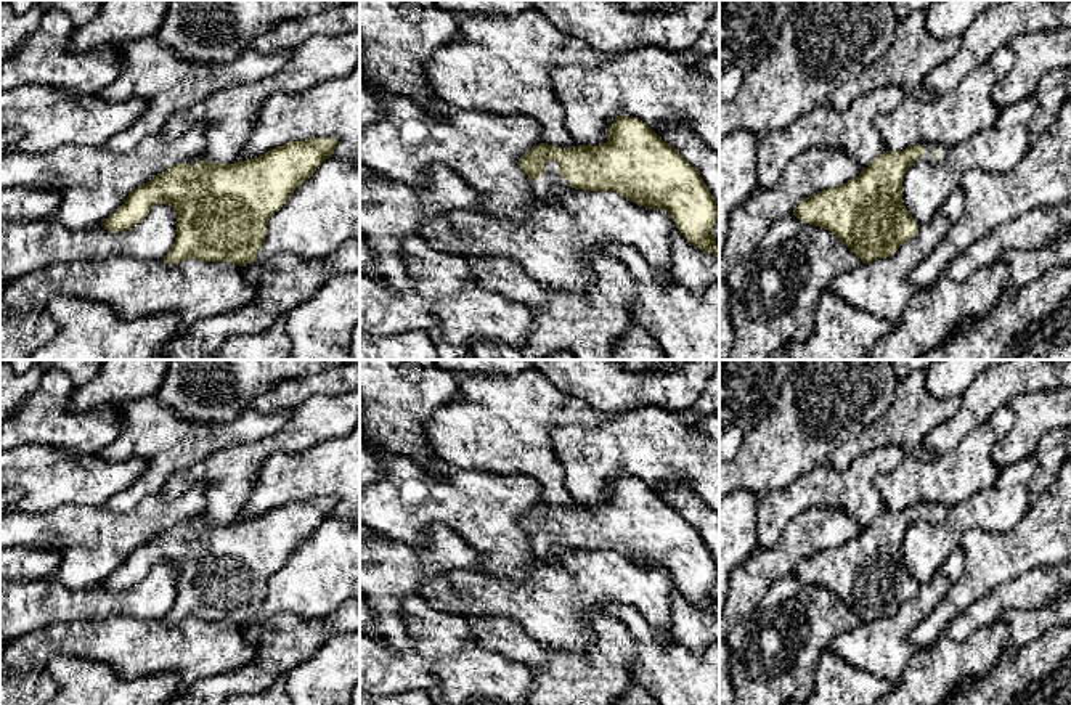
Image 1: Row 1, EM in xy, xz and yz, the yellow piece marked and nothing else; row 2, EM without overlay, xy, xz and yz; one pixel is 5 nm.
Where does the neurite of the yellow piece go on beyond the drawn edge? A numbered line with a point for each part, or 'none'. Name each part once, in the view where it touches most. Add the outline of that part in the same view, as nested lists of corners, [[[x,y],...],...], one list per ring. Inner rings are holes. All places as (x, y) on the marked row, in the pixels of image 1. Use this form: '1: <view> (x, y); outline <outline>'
1: xz (541, 188); outline [[[548,161],[541,177],[531,181],[533,194],[541,202],[557,202],[559,199],[551,193],[552,186],[570,186],[572,178],[565,180],[559,175],[559,164]]]

